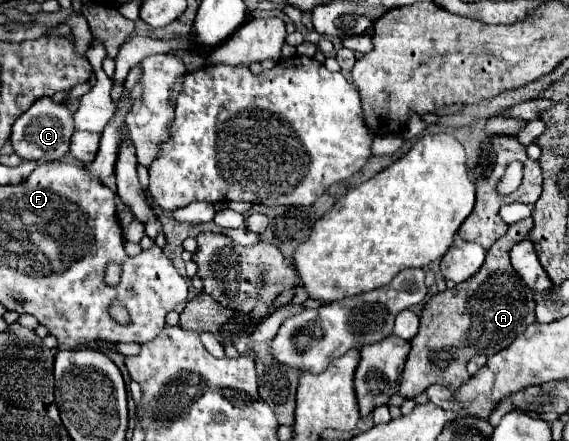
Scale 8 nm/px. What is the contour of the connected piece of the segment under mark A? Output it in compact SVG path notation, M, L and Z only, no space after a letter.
M532 218L512 224L508 232L492 244L482 268L472 278L456 284L452 290L432 296L424 306L420 330L410 340L412 348L400 380L400 392L406 398L422 394L430 384L444 384L452 392L458 390L458 386L470 378L466 364L472 356L492 356L508 348L532 322L536 322L534 292L526 288L522 278L512 268L508 256L516 242L528 238L532 224Z

